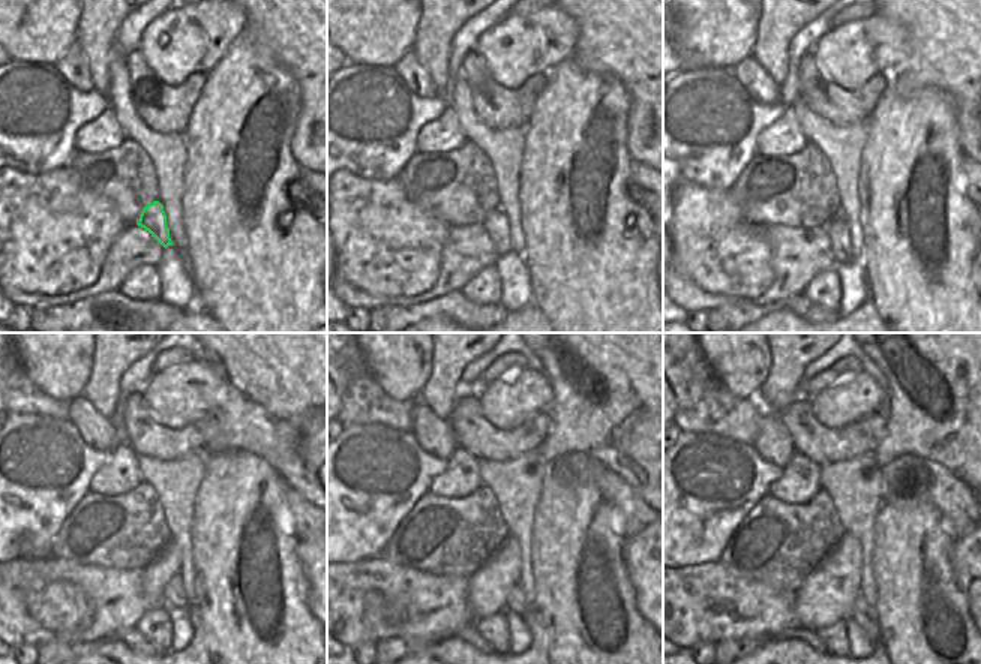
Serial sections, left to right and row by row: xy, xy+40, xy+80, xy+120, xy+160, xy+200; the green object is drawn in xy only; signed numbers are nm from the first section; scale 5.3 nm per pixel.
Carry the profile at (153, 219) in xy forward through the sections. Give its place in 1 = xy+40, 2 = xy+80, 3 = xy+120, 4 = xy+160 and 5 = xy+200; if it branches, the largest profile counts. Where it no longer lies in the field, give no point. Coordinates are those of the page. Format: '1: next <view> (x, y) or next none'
1: next xy+40 (495, 225)
2: next xy+80 (837, 231)
3: next xy+120 (174, 597)
4: next xy+160 (515, 603)
5: next xy+200 (864, 616)

